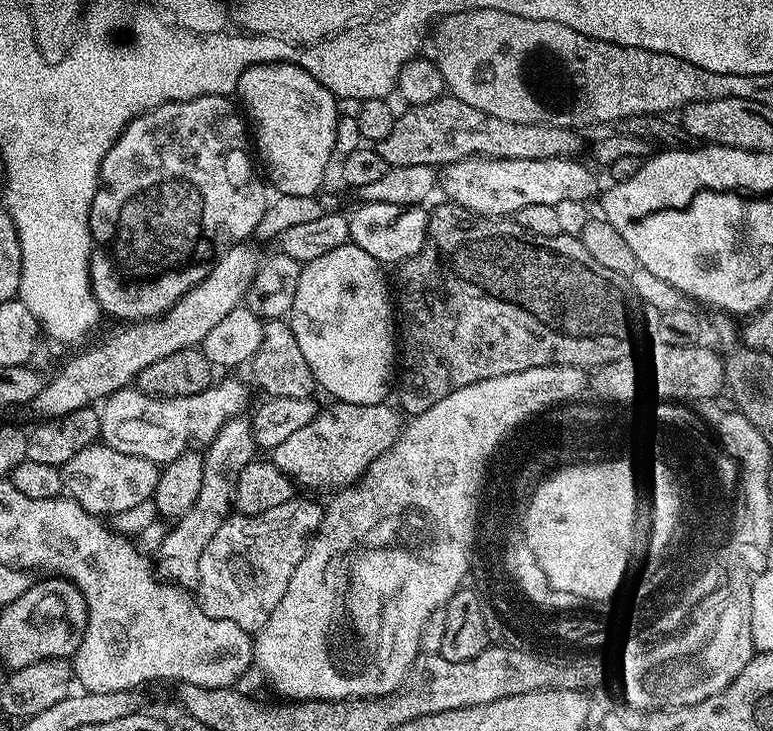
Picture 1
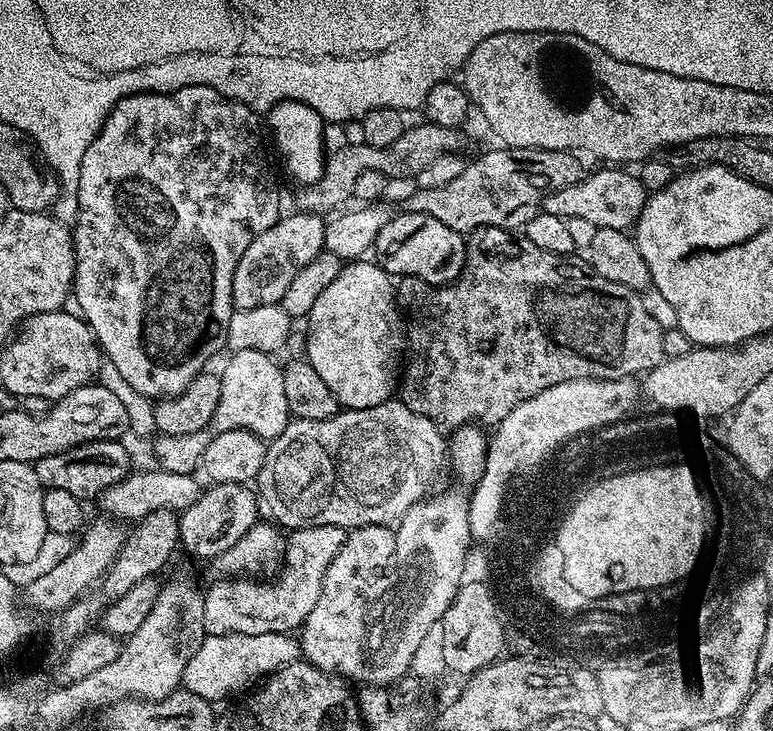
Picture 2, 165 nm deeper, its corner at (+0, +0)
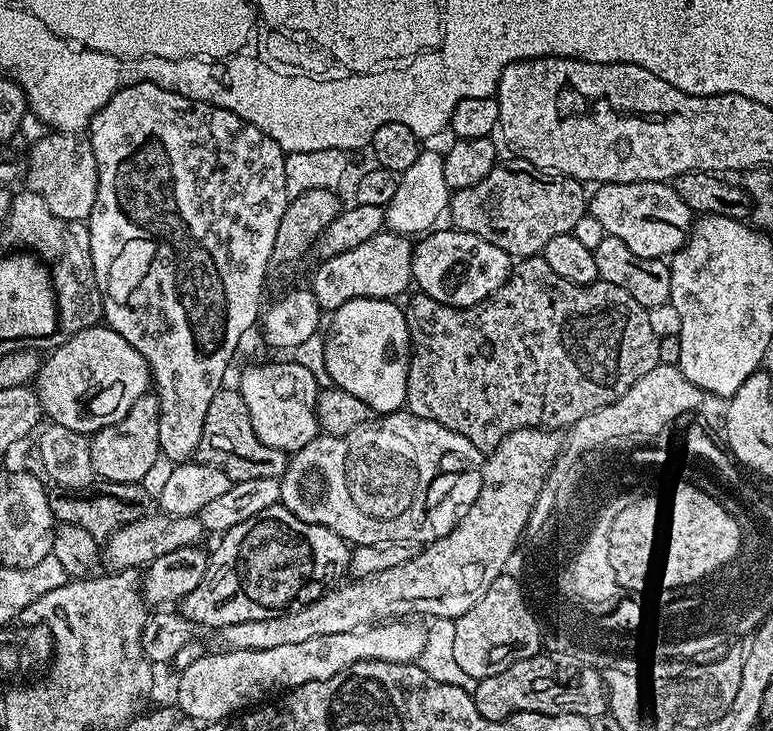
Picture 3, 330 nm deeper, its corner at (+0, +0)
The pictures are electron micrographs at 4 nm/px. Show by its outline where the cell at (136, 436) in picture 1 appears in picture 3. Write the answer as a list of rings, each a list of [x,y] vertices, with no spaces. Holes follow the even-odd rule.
[[[256,364],[240,376],[240,397],[246,402],[254,434],[266,446],[295,450],[320,432],[316,421],[316,376],[304,364]]]

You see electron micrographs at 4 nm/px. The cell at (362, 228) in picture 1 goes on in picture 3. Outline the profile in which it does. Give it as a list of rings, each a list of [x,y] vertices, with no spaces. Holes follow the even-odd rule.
[[[432,230],[423,237],[421,244],[417,243],[412,249],[412,279],[415,287],[421,292],[425,292],[430,298],[434,298],[443,304],[449,304],[455,308],[469,308],[478,302],[482,302],[498,286],[507,282],[509,275],[514,267],[513,257],[508,253],[498,250],[486,238],[478,238],[469,232],[451,230],[452,232],[440,232]]]

